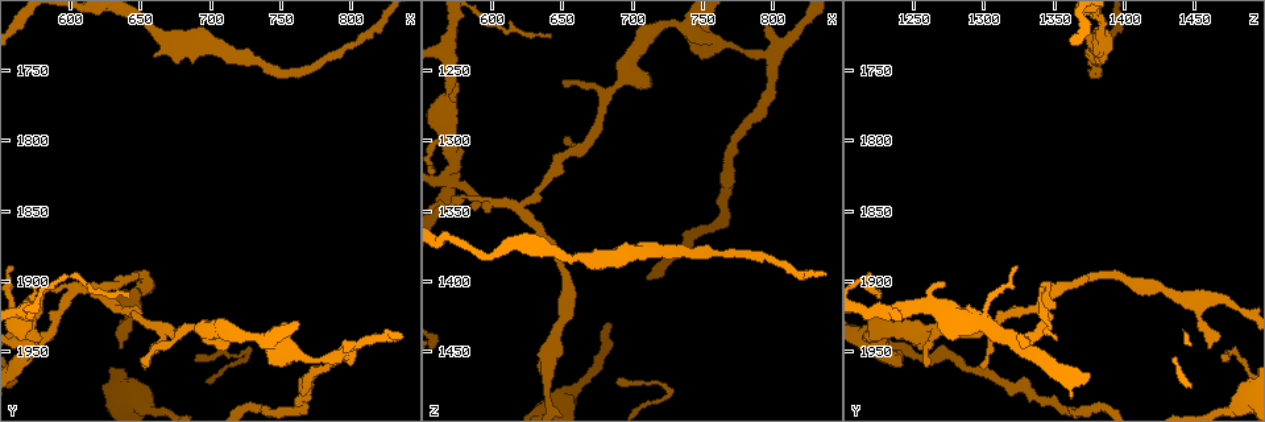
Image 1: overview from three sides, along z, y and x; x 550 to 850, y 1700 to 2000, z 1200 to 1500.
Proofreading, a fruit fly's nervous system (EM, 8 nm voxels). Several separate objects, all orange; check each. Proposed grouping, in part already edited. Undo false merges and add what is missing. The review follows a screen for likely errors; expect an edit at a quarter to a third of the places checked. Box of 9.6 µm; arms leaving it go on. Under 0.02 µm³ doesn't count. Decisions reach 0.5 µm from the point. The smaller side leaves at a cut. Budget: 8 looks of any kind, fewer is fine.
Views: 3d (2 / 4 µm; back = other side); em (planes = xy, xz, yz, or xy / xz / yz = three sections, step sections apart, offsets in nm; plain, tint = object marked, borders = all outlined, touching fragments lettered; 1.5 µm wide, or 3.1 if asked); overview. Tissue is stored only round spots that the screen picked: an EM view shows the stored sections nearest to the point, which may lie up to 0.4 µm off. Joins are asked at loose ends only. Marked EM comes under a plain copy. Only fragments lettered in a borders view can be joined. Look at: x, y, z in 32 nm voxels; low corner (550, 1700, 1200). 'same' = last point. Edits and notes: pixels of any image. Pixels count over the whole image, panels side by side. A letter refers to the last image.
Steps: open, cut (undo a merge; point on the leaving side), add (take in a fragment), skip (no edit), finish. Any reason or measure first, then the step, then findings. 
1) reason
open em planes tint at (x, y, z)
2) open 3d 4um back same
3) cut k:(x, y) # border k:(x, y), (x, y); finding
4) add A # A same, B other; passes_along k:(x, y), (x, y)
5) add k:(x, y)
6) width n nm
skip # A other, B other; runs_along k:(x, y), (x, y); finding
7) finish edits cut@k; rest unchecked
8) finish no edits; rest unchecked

two arms in line, one across
open 3d 4um at (642, 1914, 1450)

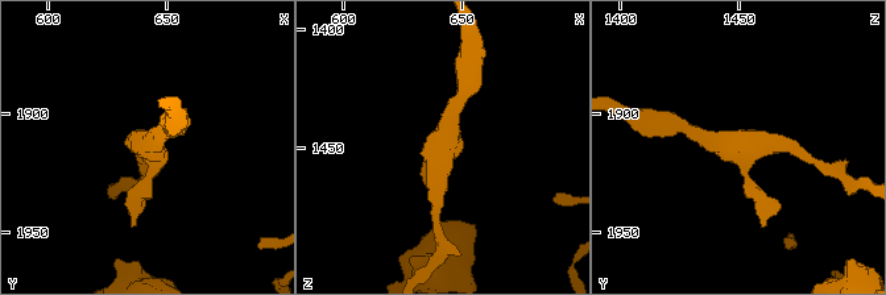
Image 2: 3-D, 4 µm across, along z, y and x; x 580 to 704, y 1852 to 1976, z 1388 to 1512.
arms 3; arm_widths 220, 220, 220 nm; now the EM
open em yz step 8 tint at (640, 1913, 1449)

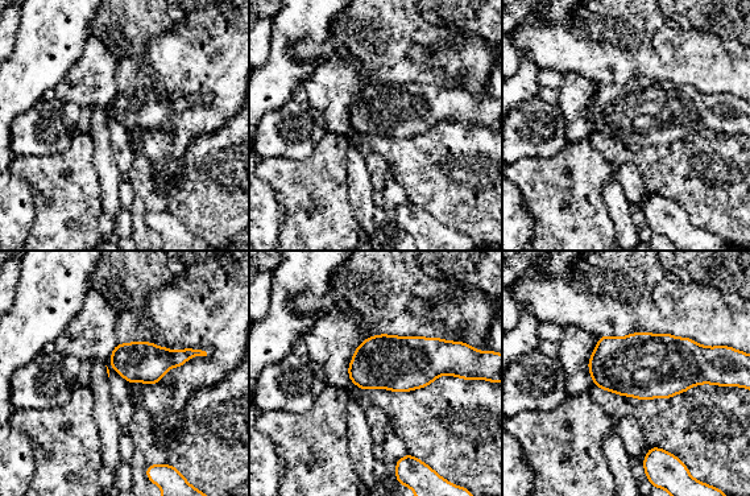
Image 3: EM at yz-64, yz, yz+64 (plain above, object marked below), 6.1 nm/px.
open em planes borders same

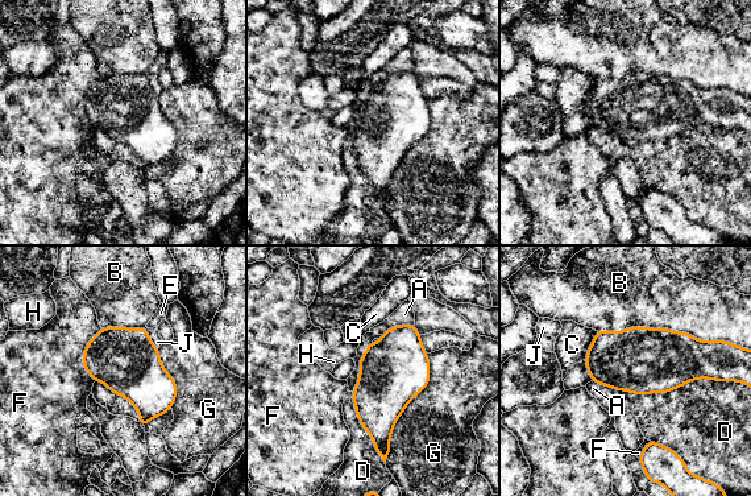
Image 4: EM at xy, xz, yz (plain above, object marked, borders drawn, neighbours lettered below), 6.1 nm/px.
width 360 nm
skip # A other, B other, C other, D other, E other, F other, G other, H other, J other; border 4:(597, 331), (585, 356), (592, 380); all the same neuron

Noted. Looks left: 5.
a fork
open em xy step 4 tint at (796, 1948, 1242)

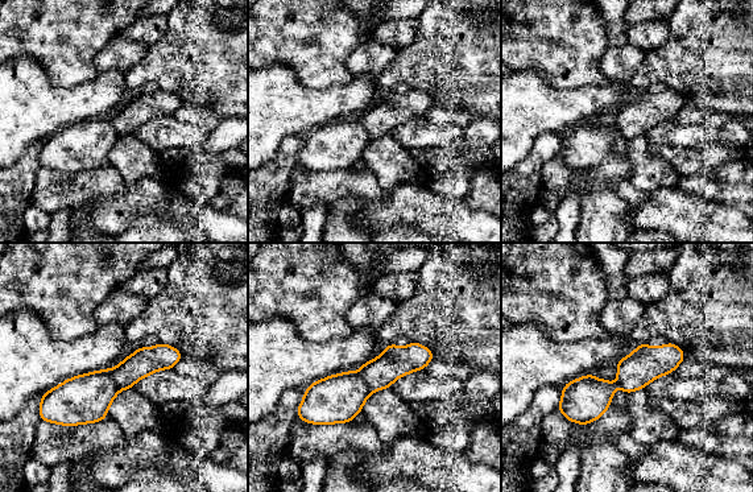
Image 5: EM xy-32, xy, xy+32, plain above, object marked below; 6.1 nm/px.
open em planes borders same

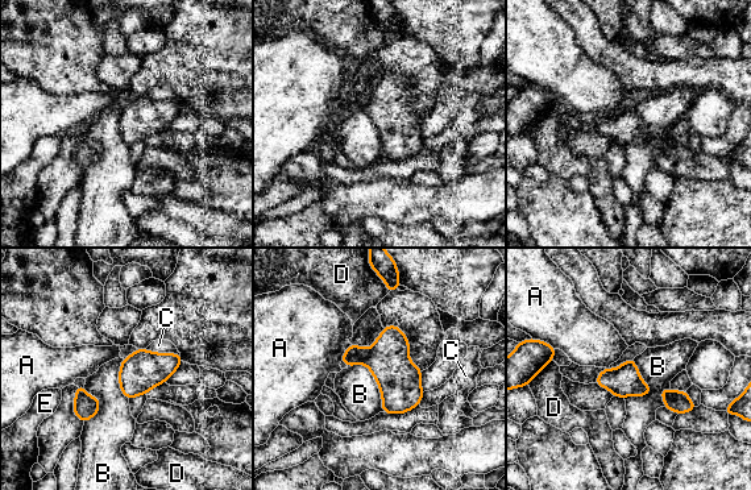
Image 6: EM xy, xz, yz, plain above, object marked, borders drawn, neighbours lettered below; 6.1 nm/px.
cut 6:(398, 378) # A other, B other, C other, D other, E other; border 6:(369, 349), (369, 356), (364, 362); two neurons meet here

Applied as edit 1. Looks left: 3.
finish edits cut@6; rest unchecked

